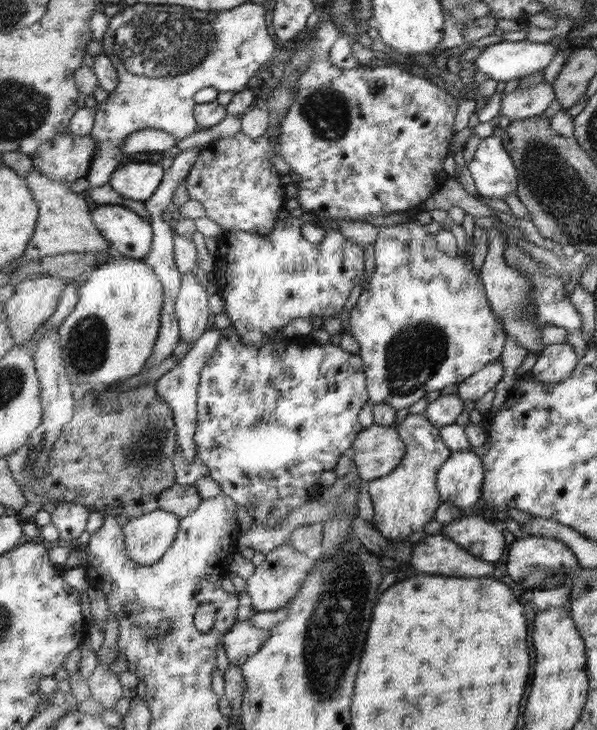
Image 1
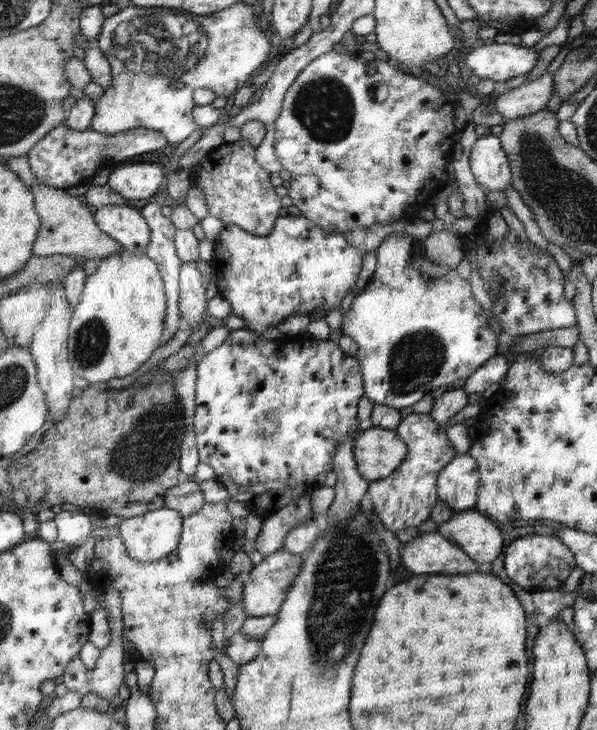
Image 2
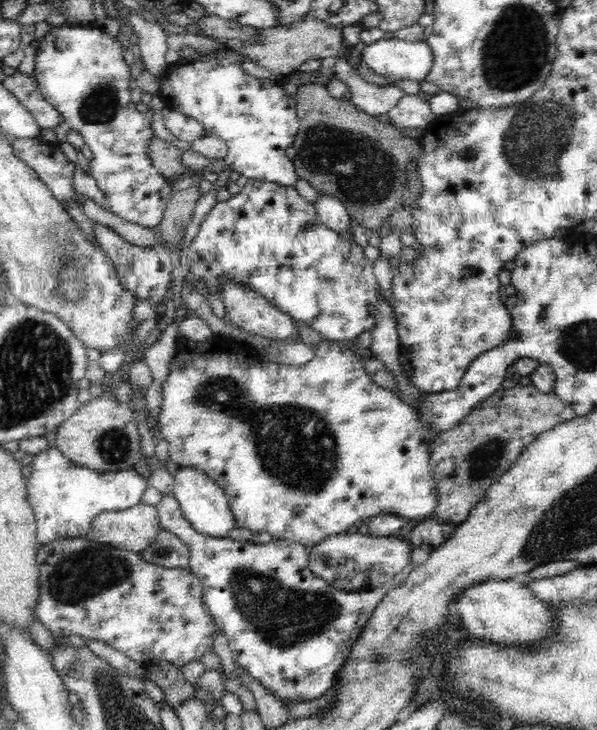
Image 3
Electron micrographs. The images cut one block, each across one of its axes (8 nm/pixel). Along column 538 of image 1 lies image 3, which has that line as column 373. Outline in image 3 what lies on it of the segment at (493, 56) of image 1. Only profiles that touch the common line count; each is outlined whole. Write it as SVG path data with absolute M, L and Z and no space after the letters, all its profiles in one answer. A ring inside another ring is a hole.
M380 39L366 45L362 60L388 81L414 80L420 83L431 70L433 57L427 41Z

